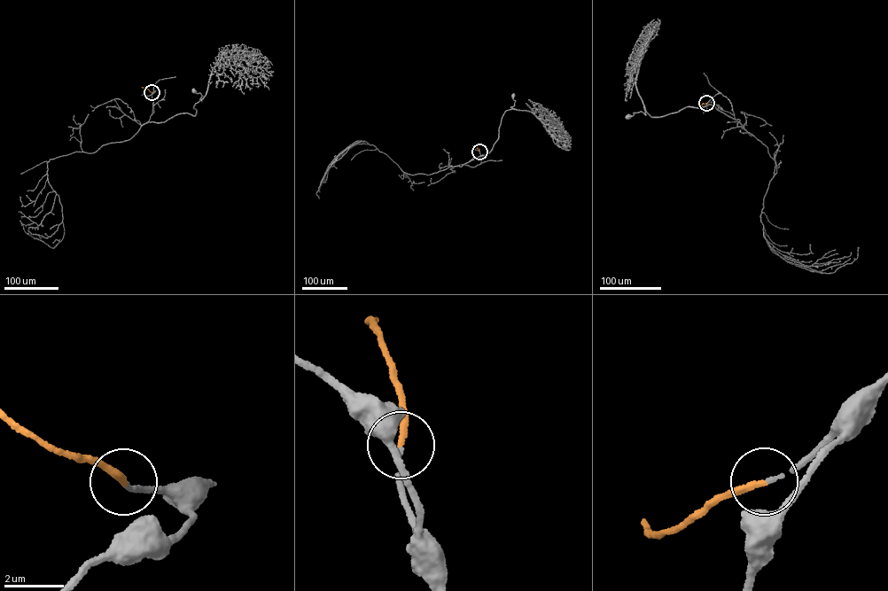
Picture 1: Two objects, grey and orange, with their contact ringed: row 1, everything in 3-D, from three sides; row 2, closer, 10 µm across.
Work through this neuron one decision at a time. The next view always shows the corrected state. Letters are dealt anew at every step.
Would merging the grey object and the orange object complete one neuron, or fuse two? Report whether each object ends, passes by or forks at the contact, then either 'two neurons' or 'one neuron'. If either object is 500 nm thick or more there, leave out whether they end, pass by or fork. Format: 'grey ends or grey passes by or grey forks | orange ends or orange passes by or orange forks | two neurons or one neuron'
grey ends | orange ends | one neuron

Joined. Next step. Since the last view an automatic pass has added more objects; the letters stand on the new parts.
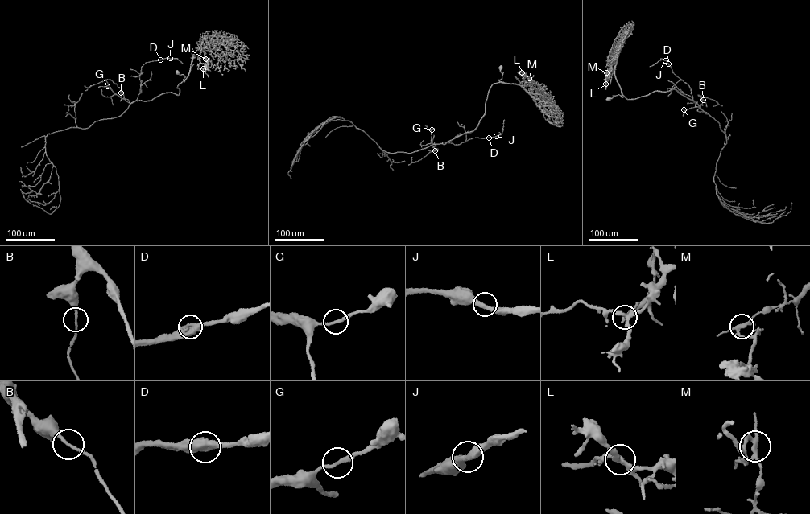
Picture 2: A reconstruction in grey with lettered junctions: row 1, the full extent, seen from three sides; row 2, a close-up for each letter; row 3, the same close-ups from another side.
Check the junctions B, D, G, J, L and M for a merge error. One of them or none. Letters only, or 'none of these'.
M

